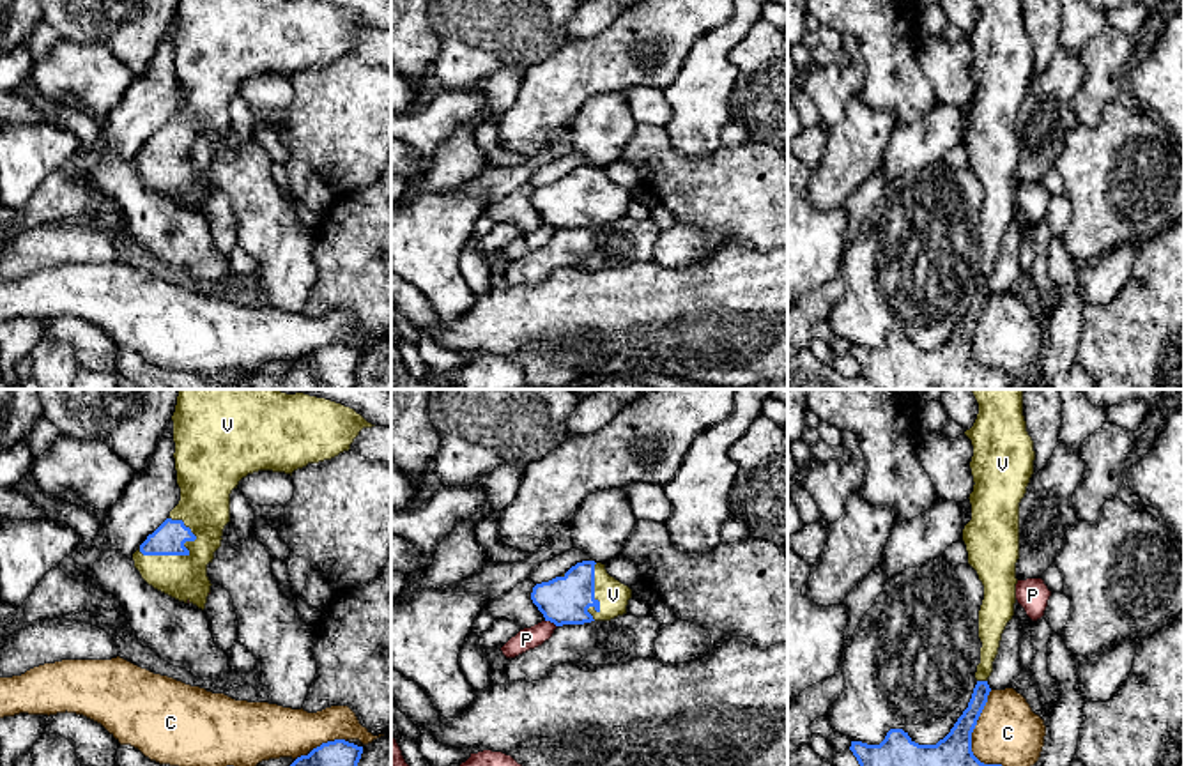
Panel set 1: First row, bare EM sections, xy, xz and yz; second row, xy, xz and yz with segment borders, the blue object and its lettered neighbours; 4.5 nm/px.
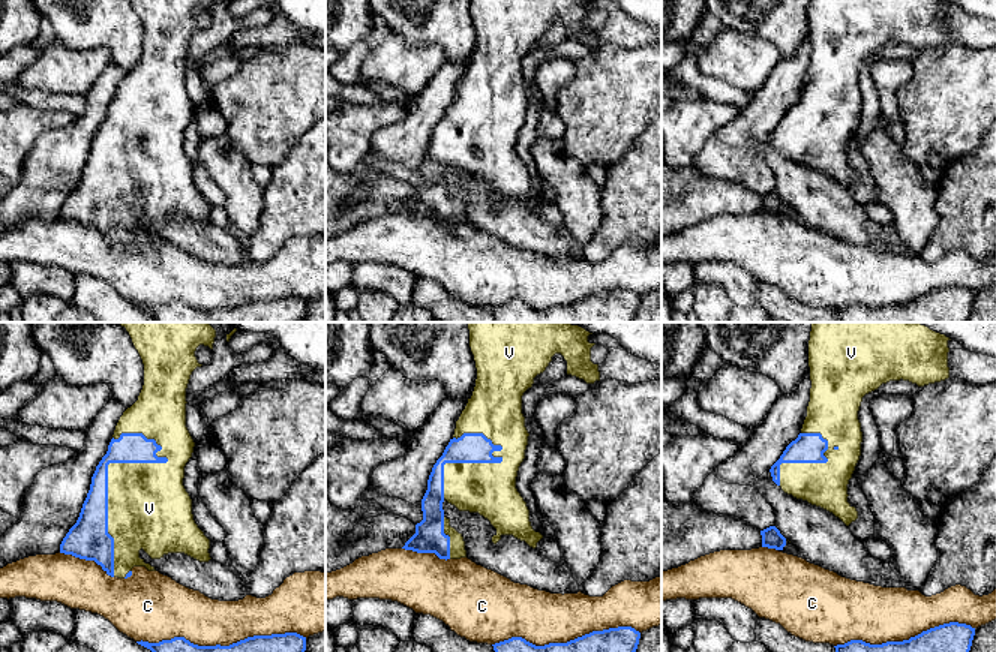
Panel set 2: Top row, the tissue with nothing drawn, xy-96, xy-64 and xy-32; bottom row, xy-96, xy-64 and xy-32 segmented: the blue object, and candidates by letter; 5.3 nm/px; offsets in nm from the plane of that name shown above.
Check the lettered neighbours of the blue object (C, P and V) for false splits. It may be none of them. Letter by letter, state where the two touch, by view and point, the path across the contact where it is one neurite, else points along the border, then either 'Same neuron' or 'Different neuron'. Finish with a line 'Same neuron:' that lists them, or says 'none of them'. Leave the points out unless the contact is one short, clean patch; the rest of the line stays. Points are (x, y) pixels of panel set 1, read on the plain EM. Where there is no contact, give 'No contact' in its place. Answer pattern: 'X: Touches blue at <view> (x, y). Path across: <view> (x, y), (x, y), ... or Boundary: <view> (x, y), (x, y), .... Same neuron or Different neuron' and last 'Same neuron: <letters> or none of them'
C: Touches blue at yz (970, 347). Different neuron
P: Touches blue at xz (551, 225). Boundary: xz (545, 223), (556, 230). Different neuron
V: Touches blue at xy (174, 158). Same neuron
Same neuron: V

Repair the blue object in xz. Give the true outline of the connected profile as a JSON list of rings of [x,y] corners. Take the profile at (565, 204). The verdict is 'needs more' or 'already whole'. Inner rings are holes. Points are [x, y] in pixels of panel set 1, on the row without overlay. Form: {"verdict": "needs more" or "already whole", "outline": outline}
{"verdict": "needs more", "outline": [[[582,165],[561,180],[536,188],[533,207],[545,225],[556,230],[611,225],[627,218],[632,193],[605,173],[605,168]]]}

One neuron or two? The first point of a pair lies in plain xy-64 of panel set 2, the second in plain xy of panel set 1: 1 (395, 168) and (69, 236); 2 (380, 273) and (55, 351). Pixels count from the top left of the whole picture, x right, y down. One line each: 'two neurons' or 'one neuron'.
1: two neurons
2: two neurons

